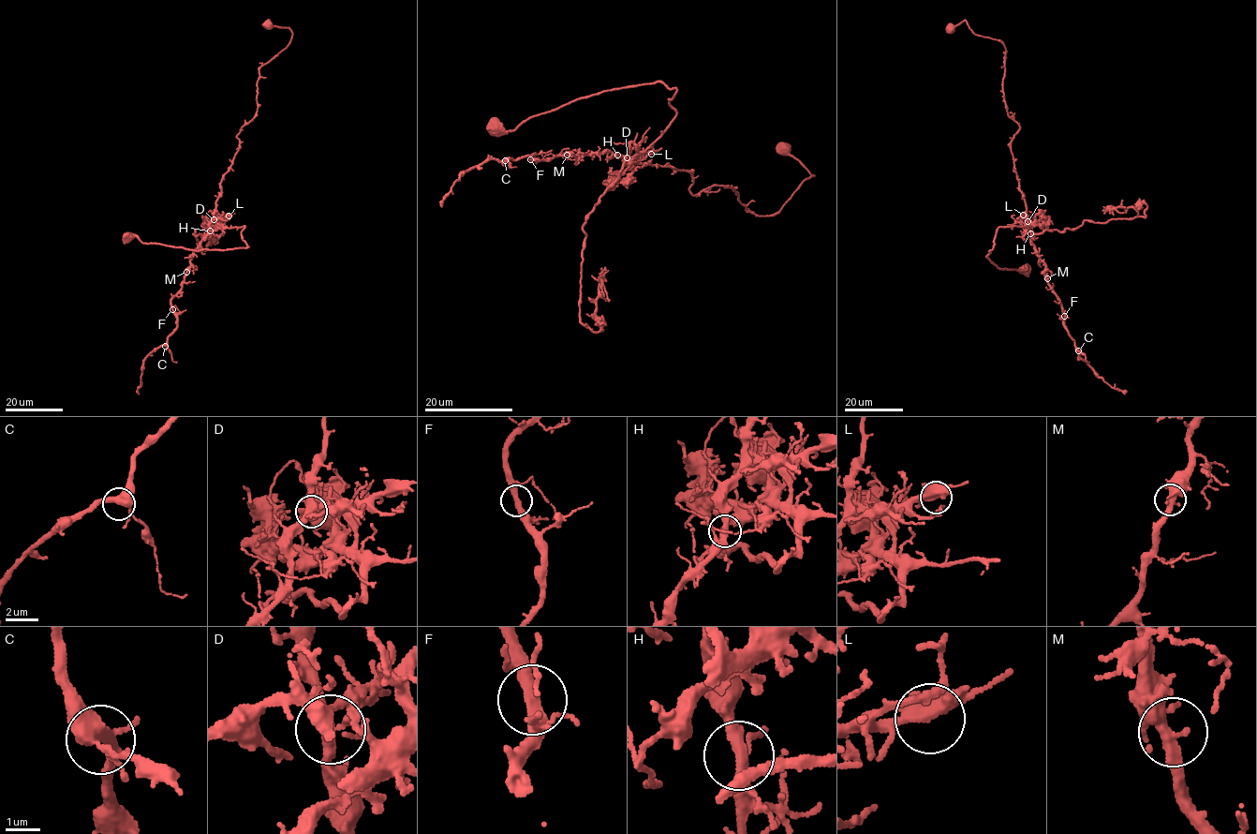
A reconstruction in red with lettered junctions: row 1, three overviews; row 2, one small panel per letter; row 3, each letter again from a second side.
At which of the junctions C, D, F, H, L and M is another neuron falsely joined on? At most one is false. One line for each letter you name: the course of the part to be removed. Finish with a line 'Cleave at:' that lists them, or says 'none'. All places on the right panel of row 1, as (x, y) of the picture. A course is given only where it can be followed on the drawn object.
D: course (1028, 221), (1011, 146), (1020, 126), (1008, 114), (1004, 100), (1004, 45), (976, 35), (965, 20), (946, 30)
Cleave at: D

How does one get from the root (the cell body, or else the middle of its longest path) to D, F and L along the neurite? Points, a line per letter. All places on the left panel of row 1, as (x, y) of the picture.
D: (127, 237), (196, 250), (248, 247), (241, 232), (245, 227), (223, 227), (219, 219), (214, 219)
F: (127, 237), (196, 250), (247, 247), (245, 227), (212, 222), (172, 309)
L: (127, 237), (196, 250), (248, 247), (241, 232), (245, 227), (222, 226), (222, 217), (229, 215)

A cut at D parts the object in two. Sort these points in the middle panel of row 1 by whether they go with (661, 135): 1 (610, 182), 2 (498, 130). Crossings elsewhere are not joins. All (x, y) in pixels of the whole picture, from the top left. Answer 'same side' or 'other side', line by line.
1: same side
2: same side

